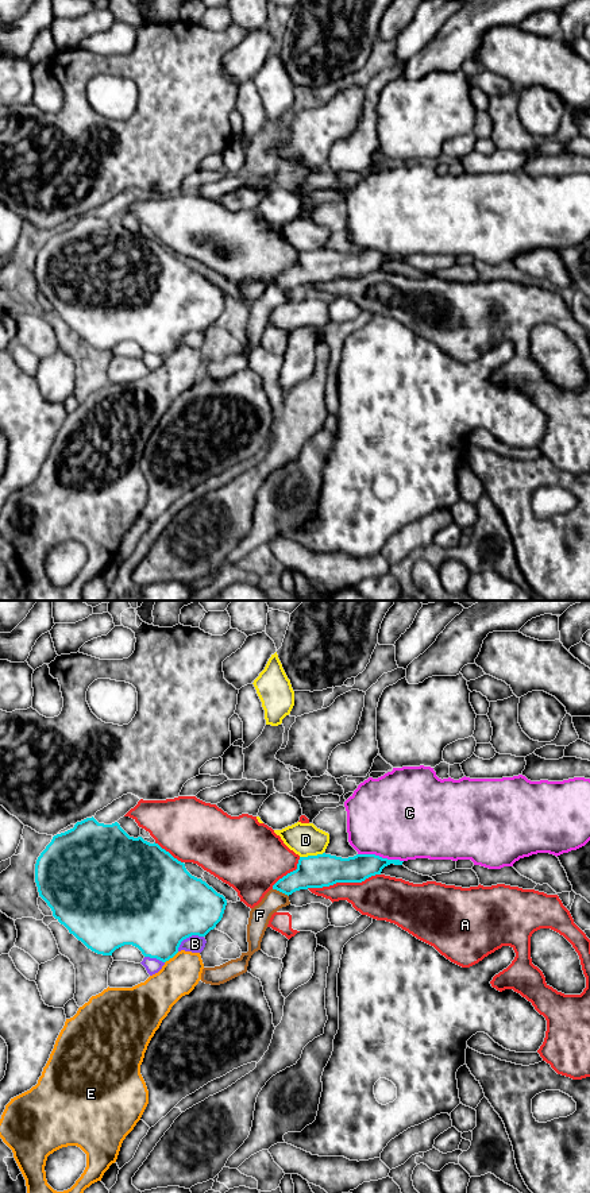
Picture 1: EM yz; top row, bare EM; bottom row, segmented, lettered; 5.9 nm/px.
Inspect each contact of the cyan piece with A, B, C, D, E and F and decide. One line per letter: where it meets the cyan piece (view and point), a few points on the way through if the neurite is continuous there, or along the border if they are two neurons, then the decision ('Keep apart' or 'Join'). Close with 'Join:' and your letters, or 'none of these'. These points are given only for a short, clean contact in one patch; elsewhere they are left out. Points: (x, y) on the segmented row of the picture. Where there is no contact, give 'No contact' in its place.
A: Touches cyan at yz (343, 881). Keep apart
B: Touches cyan at yz (188, 937). Keep apart
C: Touches cyan at yz (381, 857). Keep apart
D: Touches cyan at yz (311, 856). Keep apart
E: Touches cyan at yz (172, 957). Keep apart
F: Touches cyan at yz (281, 891). Boundary: yz (273, 888), (288, 896). Keep apart
Join: none of these

